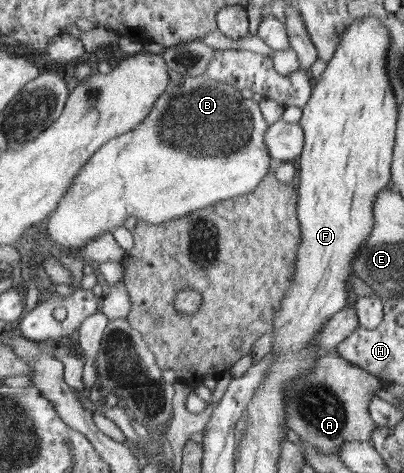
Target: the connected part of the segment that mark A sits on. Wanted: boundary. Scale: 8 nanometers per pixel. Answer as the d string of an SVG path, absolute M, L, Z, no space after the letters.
M336 352L320 357L311 375L297 378L287 388L286 424L323 455L336 456L348 441L371 441L378 426L370 414L370 401L384 389L383 381L352 365Z

